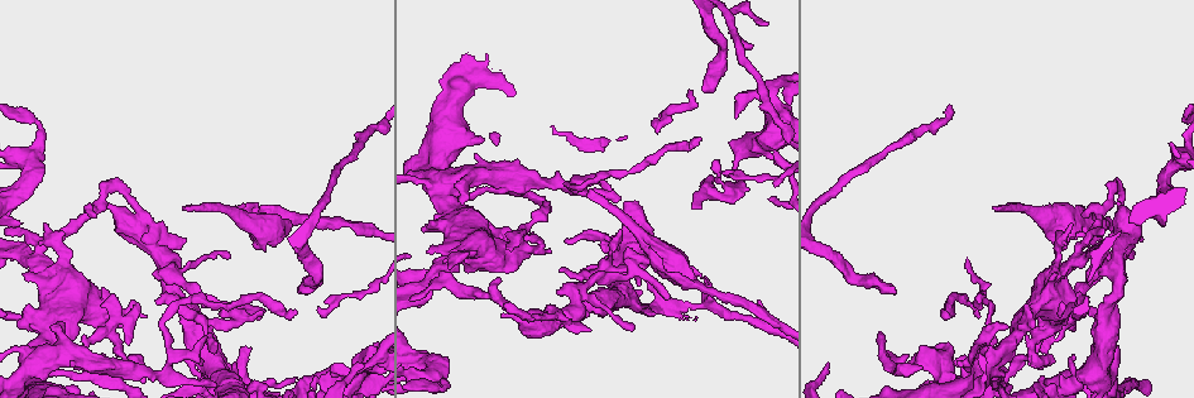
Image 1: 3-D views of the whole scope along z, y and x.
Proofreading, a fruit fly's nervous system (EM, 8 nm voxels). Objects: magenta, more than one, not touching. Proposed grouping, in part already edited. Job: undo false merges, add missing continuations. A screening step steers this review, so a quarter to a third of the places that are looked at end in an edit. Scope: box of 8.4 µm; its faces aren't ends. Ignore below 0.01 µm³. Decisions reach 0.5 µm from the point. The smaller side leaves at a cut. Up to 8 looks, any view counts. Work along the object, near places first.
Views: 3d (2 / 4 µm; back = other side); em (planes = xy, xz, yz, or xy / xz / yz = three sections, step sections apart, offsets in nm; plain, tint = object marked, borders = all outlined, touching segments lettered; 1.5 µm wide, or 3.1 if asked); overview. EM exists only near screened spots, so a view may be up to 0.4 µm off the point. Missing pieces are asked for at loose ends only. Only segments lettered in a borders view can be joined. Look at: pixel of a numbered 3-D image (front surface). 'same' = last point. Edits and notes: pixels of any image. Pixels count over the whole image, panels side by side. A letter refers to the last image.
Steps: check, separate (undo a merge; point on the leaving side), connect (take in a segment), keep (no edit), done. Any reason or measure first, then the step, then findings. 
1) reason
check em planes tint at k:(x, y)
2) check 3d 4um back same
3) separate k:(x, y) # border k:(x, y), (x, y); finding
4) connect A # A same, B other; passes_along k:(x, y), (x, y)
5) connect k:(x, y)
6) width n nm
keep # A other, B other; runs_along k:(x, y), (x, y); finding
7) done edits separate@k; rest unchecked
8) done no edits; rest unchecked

free end
check 3d 2um at 1:(668, 298)

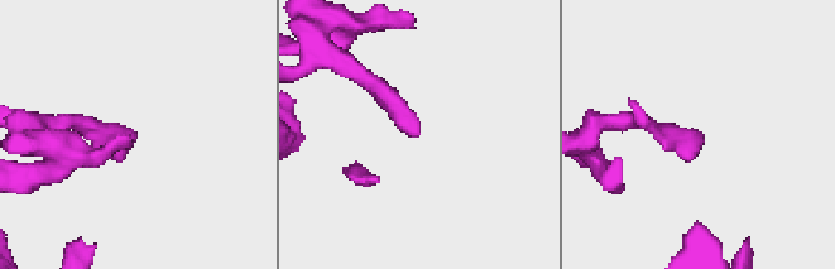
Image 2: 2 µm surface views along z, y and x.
check em planes borders at 2:(135, 137)

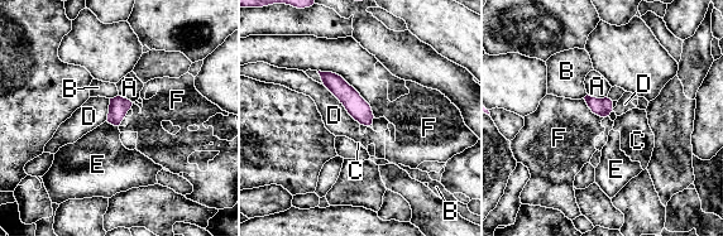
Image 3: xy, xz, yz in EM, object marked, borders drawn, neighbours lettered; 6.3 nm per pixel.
keep # A other, B other, C other, D other, E other, F other; none of them fits

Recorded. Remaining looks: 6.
sharp bend
check 3d 2um at 1:(490, 228)

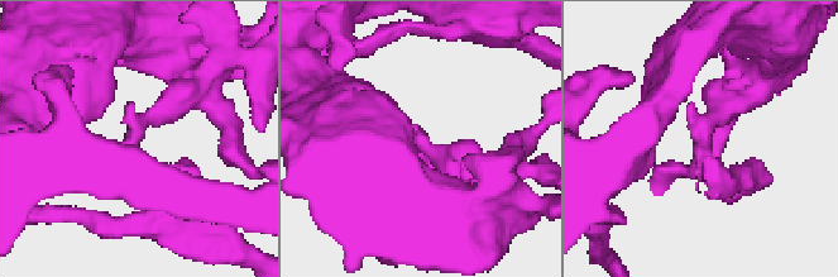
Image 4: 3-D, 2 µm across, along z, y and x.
check em planes tint at 4:(704, 155)

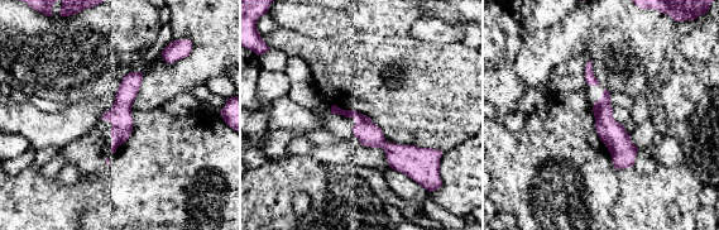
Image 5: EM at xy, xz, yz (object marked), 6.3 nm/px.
check em planes borders same

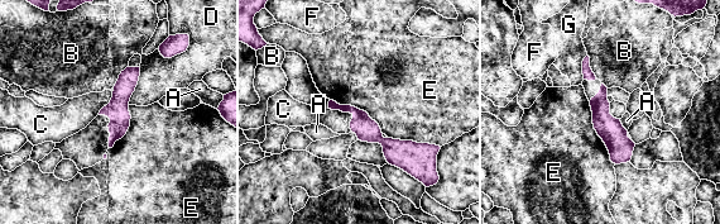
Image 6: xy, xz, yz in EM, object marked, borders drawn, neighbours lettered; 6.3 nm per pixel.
keep # A other, B other, C other, D other, E other, F other, G other; all the same neuron

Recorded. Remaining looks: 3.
an open end
check em yz step 4 tint at 1:(1075, 357)

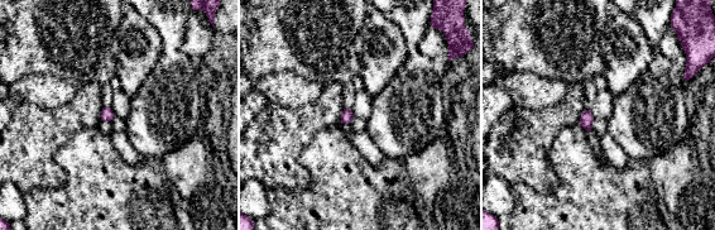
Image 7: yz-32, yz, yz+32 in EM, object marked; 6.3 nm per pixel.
another direction
check em planes borders same

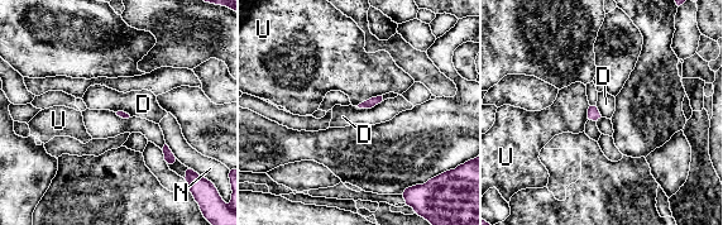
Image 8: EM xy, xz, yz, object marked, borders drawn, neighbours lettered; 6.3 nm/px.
keep # D other, N other, U other; no lettered segment goes on from it

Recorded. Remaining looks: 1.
done no edits; rest unchecked

